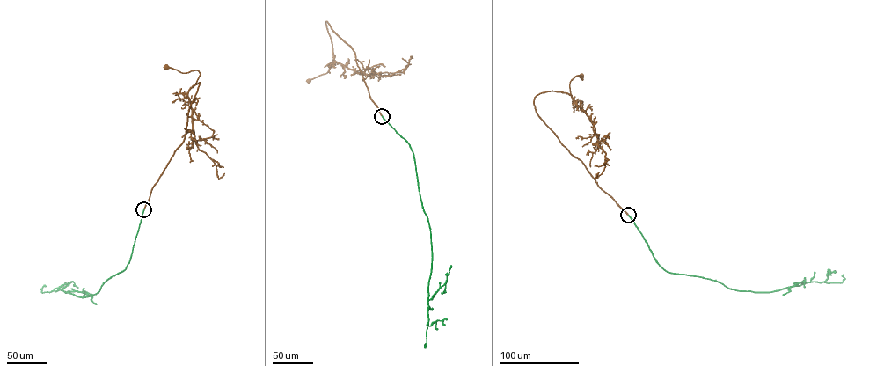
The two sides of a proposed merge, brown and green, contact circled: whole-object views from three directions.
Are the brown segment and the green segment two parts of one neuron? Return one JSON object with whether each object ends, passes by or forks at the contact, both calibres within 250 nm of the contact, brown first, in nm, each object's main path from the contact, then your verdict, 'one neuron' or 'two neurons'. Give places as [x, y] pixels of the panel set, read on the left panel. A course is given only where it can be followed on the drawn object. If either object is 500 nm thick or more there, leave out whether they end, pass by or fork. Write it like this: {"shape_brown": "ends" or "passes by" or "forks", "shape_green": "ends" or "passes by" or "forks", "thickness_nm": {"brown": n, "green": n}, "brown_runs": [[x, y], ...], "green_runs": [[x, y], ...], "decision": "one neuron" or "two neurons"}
{"shape_brown": "ends", "shape_green": "ends", "thickness_nm": {"brown": 420, "green": 440}, "brown_runs": [[143, 209], [185, 137], [200, 84], [191, 87], [198, 70], [182, 73], [166, 67]], "green_runs": [[143, 209], [126, 268], [106, 280], [97, 293], [87, 296], [54, 290], [72, 281], [75, 286]], "decision": "one neuron"}

